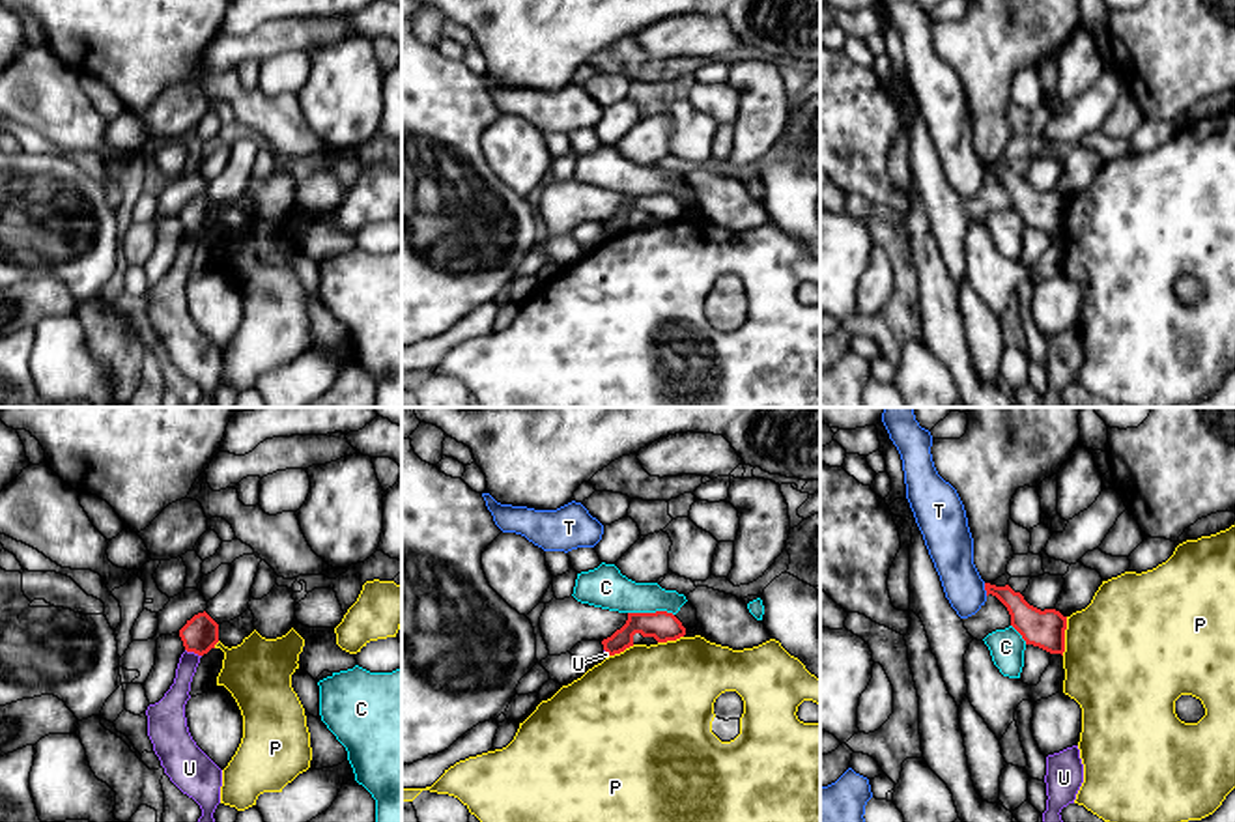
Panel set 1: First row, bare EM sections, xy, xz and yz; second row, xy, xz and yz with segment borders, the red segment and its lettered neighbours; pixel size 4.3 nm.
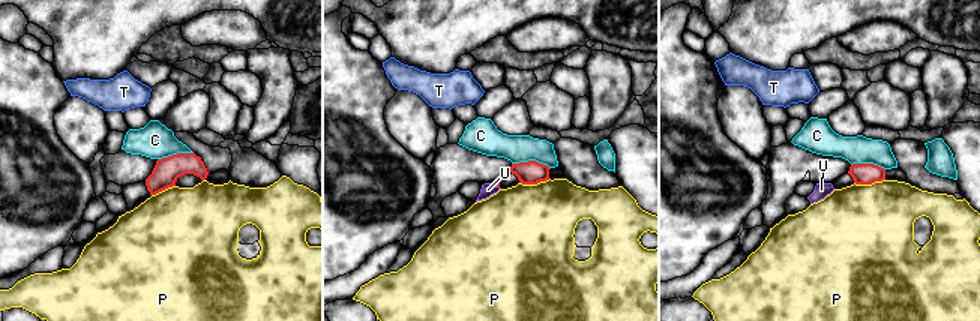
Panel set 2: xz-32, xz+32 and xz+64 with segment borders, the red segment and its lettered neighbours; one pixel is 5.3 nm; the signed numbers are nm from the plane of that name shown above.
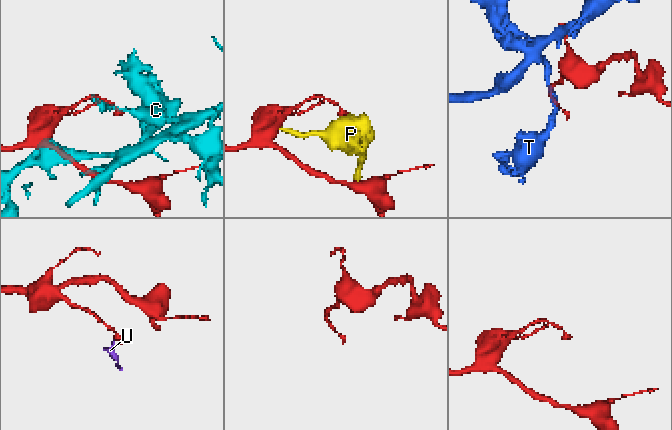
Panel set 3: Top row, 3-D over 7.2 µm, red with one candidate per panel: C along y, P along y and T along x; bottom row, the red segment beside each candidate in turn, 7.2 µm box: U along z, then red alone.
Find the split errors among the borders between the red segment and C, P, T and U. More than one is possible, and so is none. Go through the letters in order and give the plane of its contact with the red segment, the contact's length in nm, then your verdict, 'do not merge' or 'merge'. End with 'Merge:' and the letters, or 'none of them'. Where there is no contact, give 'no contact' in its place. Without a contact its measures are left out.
C: meets red in xz; contact 200 nm long; do not merge
P: meets red in yz; contact 170 nm long; do not merge
T: meets red in yz; contact 60 nm long; do not merge
U: meets red in xy; contact 80 nm long; do not merge
Merge: none of them

